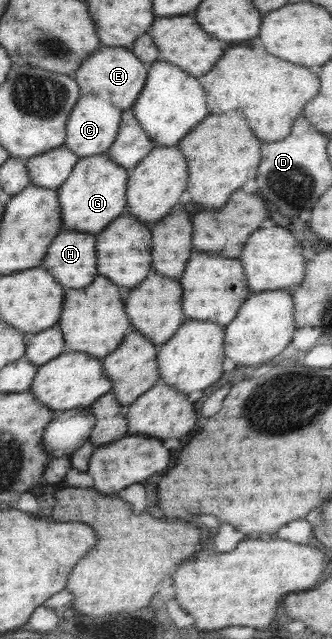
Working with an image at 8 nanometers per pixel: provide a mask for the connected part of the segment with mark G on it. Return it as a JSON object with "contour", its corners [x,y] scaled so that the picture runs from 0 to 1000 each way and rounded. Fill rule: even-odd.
{"contour":[[[316,241],[235,249],[205,280],[172,297],[193,362],[289,368],[383,326],[380,288],[392,266],[349,257]]]}

